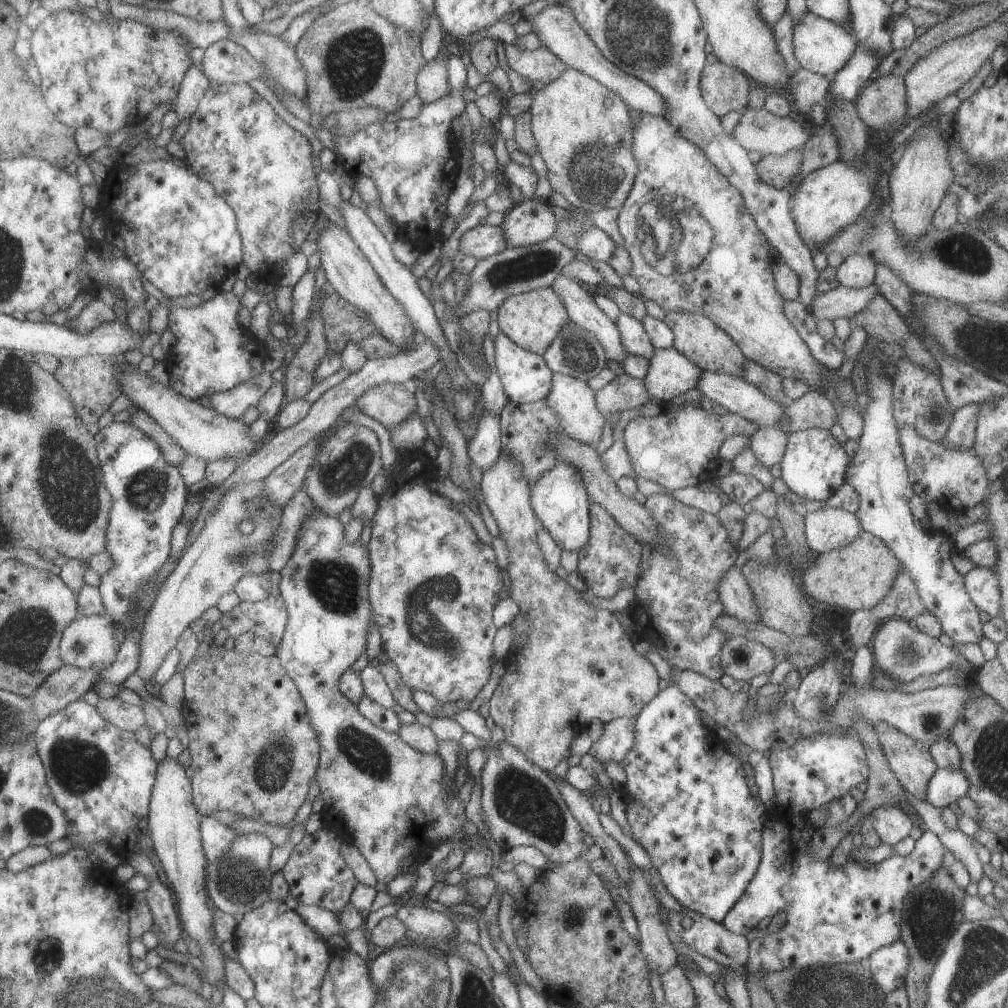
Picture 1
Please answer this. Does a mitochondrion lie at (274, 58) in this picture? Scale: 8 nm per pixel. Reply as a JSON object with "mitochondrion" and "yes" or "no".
{"mitochondrion":"yes"}

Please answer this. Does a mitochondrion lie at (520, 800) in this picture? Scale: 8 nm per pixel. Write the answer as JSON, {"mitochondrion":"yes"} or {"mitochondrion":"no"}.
{"mitochondrion":"yes"}

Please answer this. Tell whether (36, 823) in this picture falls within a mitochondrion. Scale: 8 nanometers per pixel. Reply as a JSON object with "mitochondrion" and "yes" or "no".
{"mitochondrion":"yes"}

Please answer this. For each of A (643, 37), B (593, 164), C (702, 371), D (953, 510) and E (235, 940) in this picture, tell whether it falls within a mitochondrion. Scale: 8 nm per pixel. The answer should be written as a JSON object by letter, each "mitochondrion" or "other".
{"A":"mitochondrion","B":"mitochondrion","C":"other","D":"other","E":"other"}

